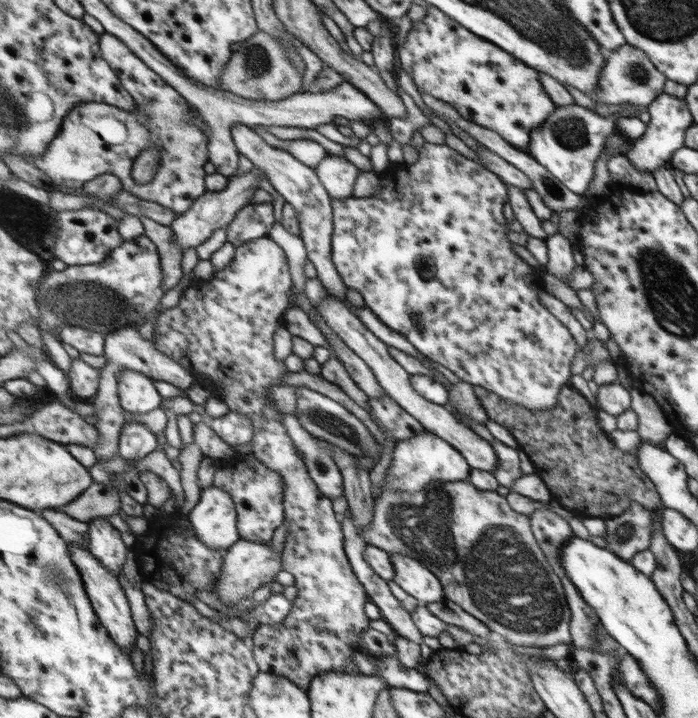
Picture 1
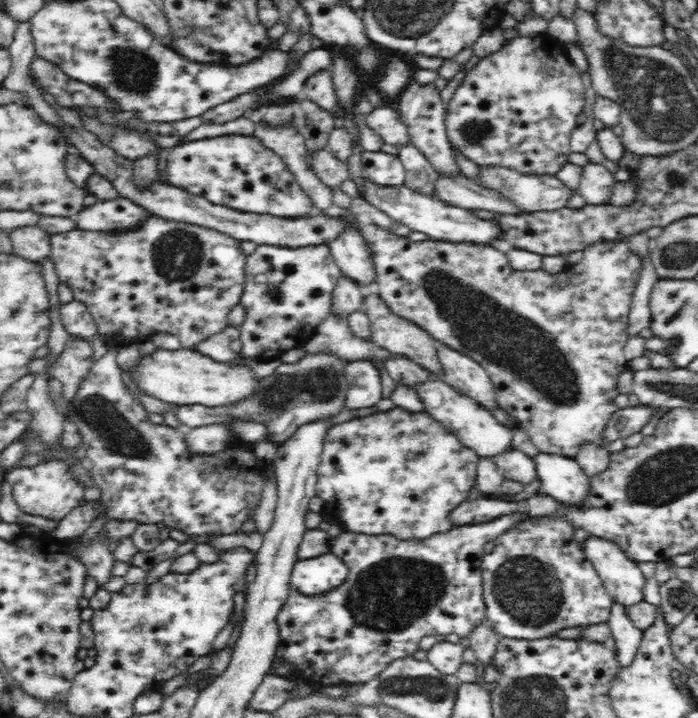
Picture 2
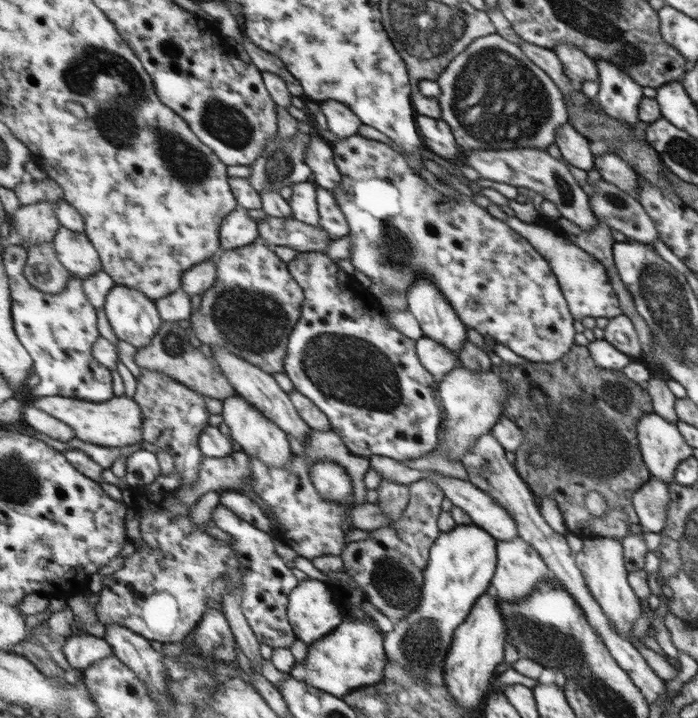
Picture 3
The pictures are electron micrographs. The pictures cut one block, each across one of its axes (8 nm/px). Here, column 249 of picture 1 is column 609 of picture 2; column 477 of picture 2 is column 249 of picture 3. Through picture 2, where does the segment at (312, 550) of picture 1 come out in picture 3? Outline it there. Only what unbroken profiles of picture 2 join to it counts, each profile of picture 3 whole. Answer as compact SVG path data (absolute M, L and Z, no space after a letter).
M253 242L221 252L218 266L219 278L213 288L202 295L200 306L186 322L193 328L193 336L210 347L225 347L270 375L284 371L288 335L300 318L304 302L304 293L288 272L287 264L283 264L270 246Z

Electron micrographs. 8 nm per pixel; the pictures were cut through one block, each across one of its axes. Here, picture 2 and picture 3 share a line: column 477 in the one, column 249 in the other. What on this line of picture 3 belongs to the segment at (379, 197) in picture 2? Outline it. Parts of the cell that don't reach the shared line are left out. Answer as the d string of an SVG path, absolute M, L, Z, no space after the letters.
M238 208L221 220L220 239L224 250L244 247L259 235L259 224L245 212L245 209Z

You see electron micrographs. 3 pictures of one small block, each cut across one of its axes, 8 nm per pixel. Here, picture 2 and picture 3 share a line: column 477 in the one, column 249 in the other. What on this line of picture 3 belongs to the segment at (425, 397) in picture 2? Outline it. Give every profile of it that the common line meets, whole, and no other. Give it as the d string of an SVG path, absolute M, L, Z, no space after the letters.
M237 394L225 397L222 400L220 415L228 426L231 438L241 447L241 452L250 458L263 461L265 465L272 468L285 468L291 463L293 454L289 448L286 434L244 397Z

